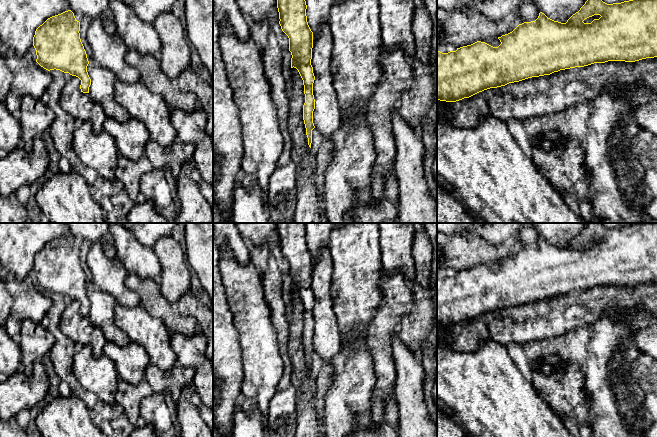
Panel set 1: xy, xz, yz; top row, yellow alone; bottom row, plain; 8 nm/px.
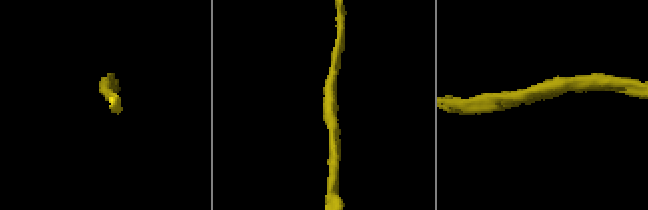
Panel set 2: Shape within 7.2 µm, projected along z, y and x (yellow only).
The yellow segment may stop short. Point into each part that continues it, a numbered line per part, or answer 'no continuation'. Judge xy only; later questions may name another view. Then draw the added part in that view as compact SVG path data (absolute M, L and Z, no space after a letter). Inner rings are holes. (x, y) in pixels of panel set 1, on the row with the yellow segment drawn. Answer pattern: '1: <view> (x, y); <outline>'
no continuation

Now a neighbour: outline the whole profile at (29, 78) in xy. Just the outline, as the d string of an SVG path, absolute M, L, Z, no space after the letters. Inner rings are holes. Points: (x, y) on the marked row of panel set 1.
M9 50L4 57L13 74L13 81L5 104L12 114L17 114L22 98L26 95L40 98L47 91L52 76L29 54L18 57L13 51Z

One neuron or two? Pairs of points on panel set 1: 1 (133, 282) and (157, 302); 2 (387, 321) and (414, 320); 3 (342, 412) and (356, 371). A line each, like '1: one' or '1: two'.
1: one
2: two
3: one

